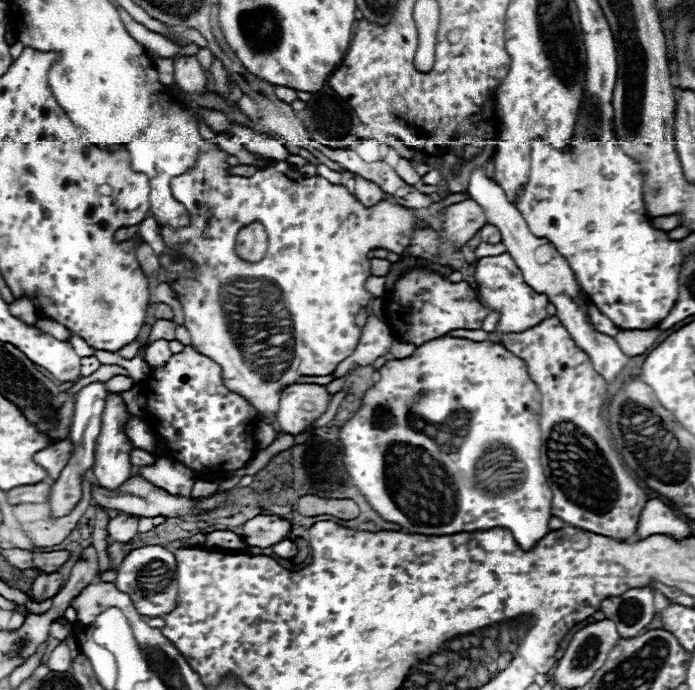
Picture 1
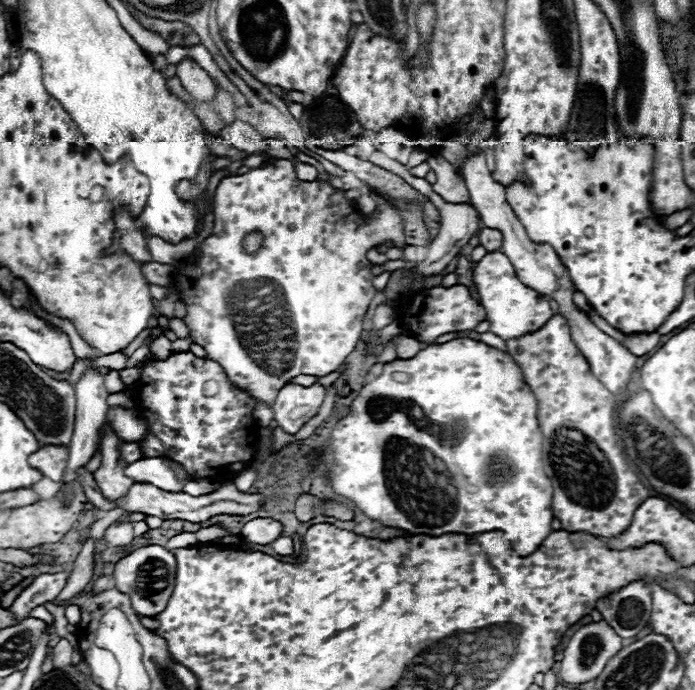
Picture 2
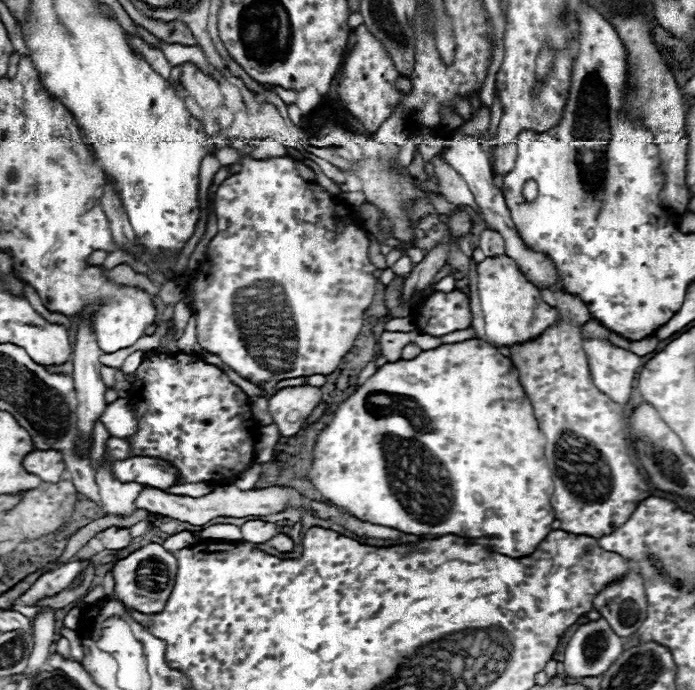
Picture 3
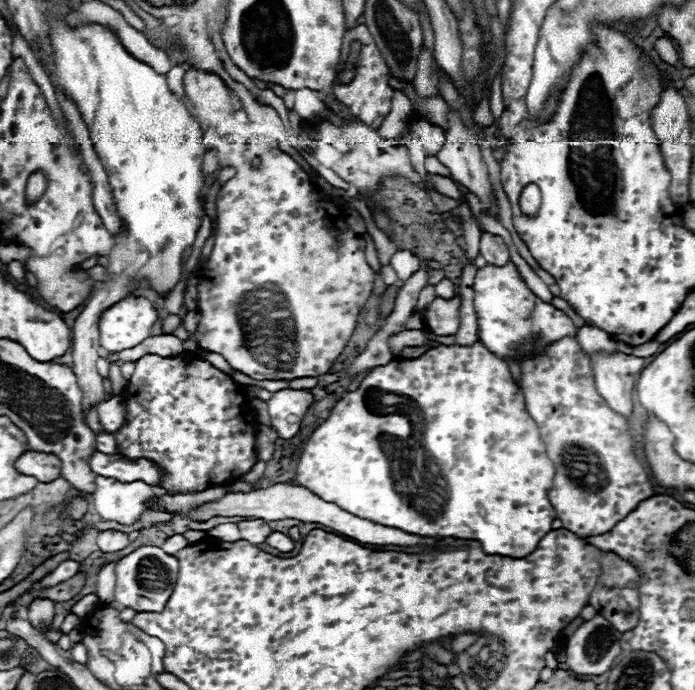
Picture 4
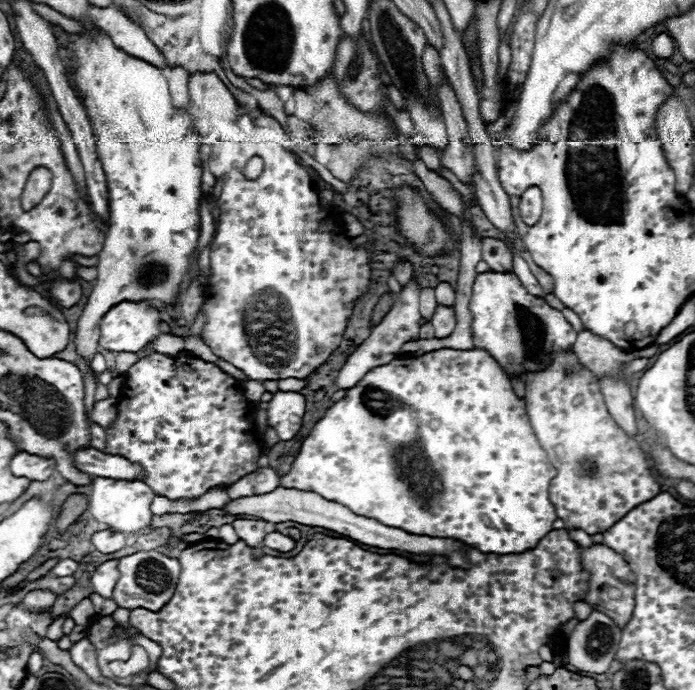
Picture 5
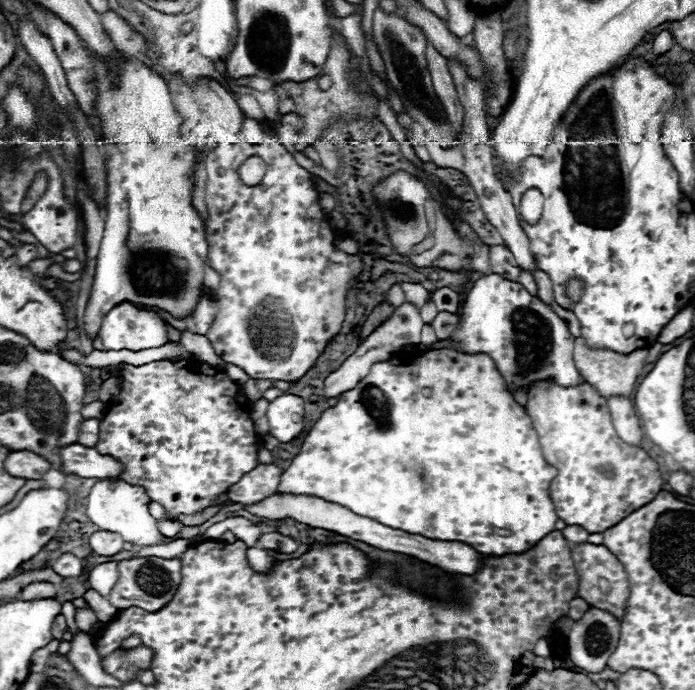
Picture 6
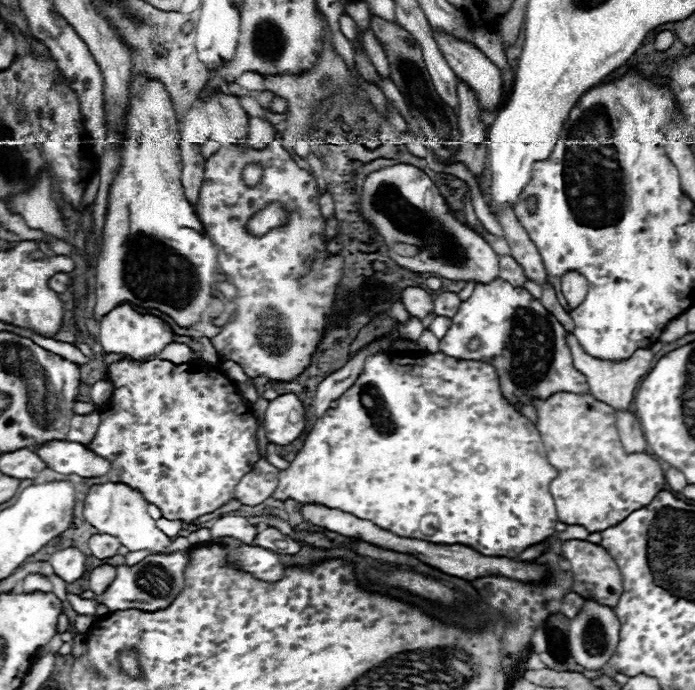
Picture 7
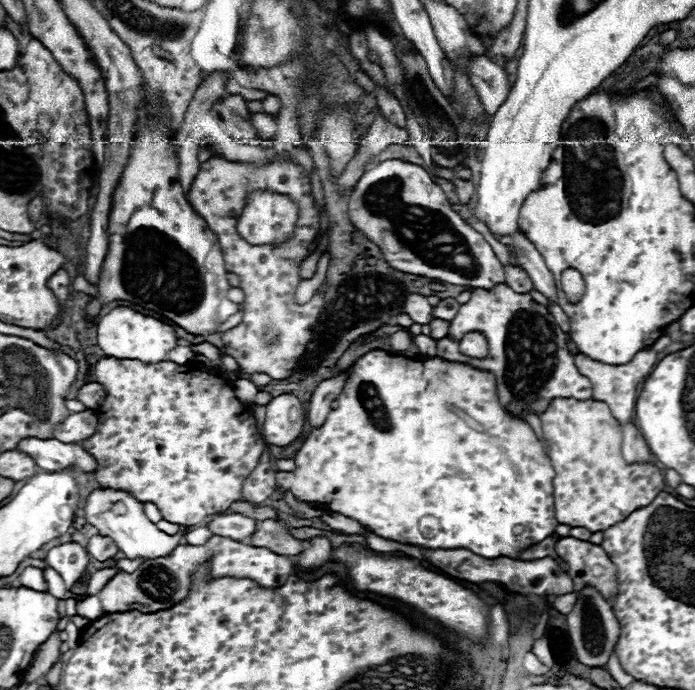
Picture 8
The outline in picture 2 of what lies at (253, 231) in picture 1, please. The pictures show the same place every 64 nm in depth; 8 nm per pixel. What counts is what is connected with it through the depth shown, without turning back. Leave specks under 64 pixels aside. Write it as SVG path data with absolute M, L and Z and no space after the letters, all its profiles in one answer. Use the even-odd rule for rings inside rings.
M260 232L248 234L242 244L244 244L244 250L246 250L248 254L256 254L256 252L262 248L262 234L260 234Z

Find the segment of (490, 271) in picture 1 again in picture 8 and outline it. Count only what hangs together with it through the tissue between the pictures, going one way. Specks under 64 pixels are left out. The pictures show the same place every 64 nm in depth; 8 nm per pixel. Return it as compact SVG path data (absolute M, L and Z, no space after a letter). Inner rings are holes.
M496 284L490 290L472 290L472 298L462 304L458 314L452 318L446 338L438 342L438 356L494 372L500 404L514 416L524 416L524 412L536 406L548 406L550 400L558 396L572 396L576 400L592 398L592 386L588 378L576 370L574 356L566 344L566 334L548 308L534 302L530 294L516 294L506 284ZM468 332L482 332L486 336L486 358L470 358L458 350L460 340Z

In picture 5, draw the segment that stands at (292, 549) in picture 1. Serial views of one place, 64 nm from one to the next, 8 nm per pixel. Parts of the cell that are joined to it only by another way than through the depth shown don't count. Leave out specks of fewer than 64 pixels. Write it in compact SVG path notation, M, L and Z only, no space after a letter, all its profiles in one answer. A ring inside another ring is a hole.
M270 532L264 538L264 546L272 548L272 550L278 550L278 552L290 552L296 546L296 542L290 536L284 536L280 532Z

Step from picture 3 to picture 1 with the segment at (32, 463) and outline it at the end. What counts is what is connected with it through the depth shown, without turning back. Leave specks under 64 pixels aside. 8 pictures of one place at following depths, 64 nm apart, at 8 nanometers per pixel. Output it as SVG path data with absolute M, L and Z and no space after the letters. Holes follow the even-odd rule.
M66 438L66 440L60 440L60 442L40 450L40 452L36 452L34 462L40 464L52 480L56 480L60 476L62 468L68 464L72 454L74 454L74 444L70 438Z

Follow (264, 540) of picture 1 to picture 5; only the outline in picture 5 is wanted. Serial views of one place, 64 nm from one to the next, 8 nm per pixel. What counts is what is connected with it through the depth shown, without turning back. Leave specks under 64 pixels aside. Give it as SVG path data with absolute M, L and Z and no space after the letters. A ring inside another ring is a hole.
M234 520L232 522L234 530L238 532L238 538L248 542L248 546L256 548L264 542L266 534L268 534L268 522L264 520Z

